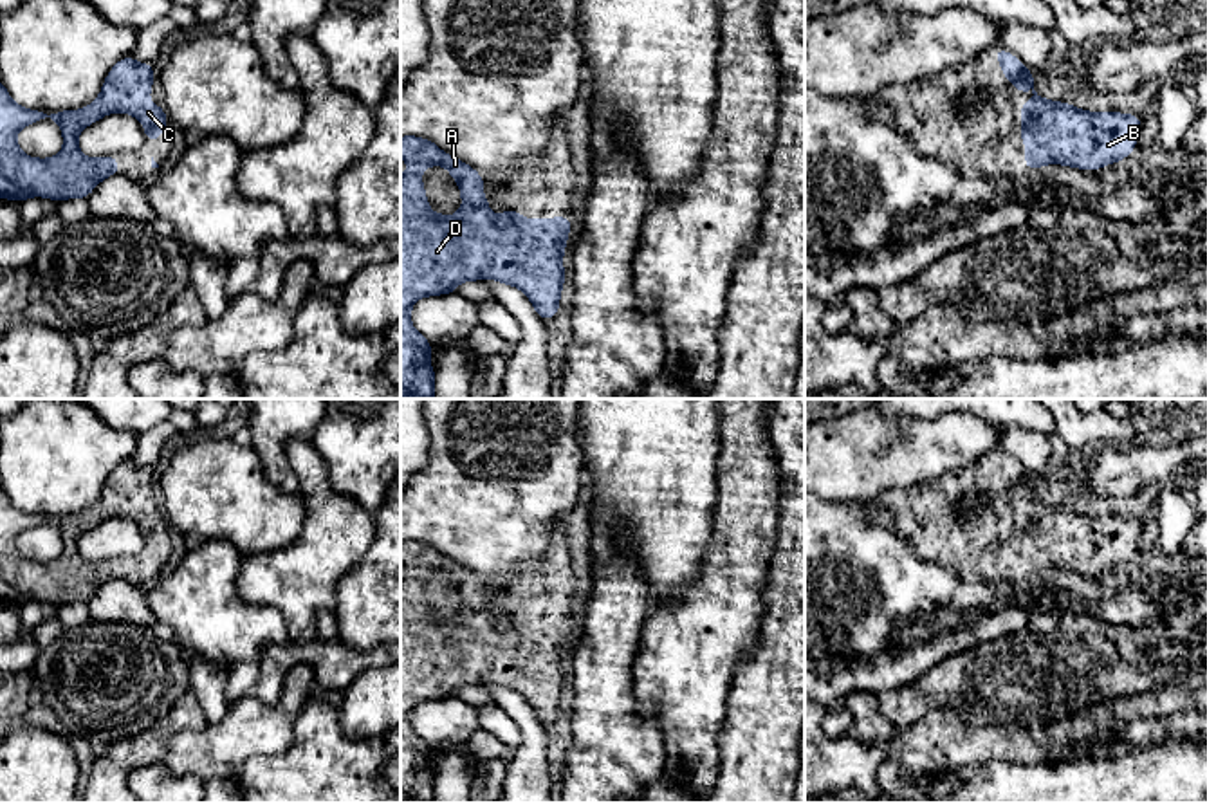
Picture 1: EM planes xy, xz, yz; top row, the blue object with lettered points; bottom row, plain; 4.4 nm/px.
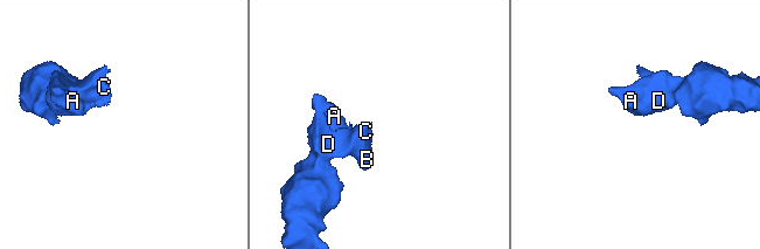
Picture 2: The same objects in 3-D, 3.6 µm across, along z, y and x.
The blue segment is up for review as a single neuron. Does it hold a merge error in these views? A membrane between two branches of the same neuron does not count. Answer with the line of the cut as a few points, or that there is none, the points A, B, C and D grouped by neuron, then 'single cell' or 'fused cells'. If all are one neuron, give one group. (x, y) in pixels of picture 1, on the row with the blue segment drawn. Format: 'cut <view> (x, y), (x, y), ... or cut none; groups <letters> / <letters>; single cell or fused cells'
cut none; groups A B C D; single cell

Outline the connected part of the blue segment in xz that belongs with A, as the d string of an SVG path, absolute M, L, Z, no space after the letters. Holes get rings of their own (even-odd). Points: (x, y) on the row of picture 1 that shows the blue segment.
M404 135L401 137L401 157L410 170L401 175L401 399L435 399L435 370L429 363L433 345L411 325L411 305L426 296L453 294L456 285L471 280L496 280L518 287L532 303L541 319L557 314L559 296L565 285L563 253L572 229L572 218L561 218L557 213L552 220L527 220L514 209L493 215L484 197L484 179L469 164L442 152L429 139ZM442 164L460 188L464 206L453 215L433 213L428 204L420 171Z

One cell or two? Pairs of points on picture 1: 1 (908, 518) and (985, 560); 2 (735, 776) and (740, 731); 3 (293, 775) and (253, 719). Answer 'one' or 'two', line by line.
1: one
2: one
3: two

